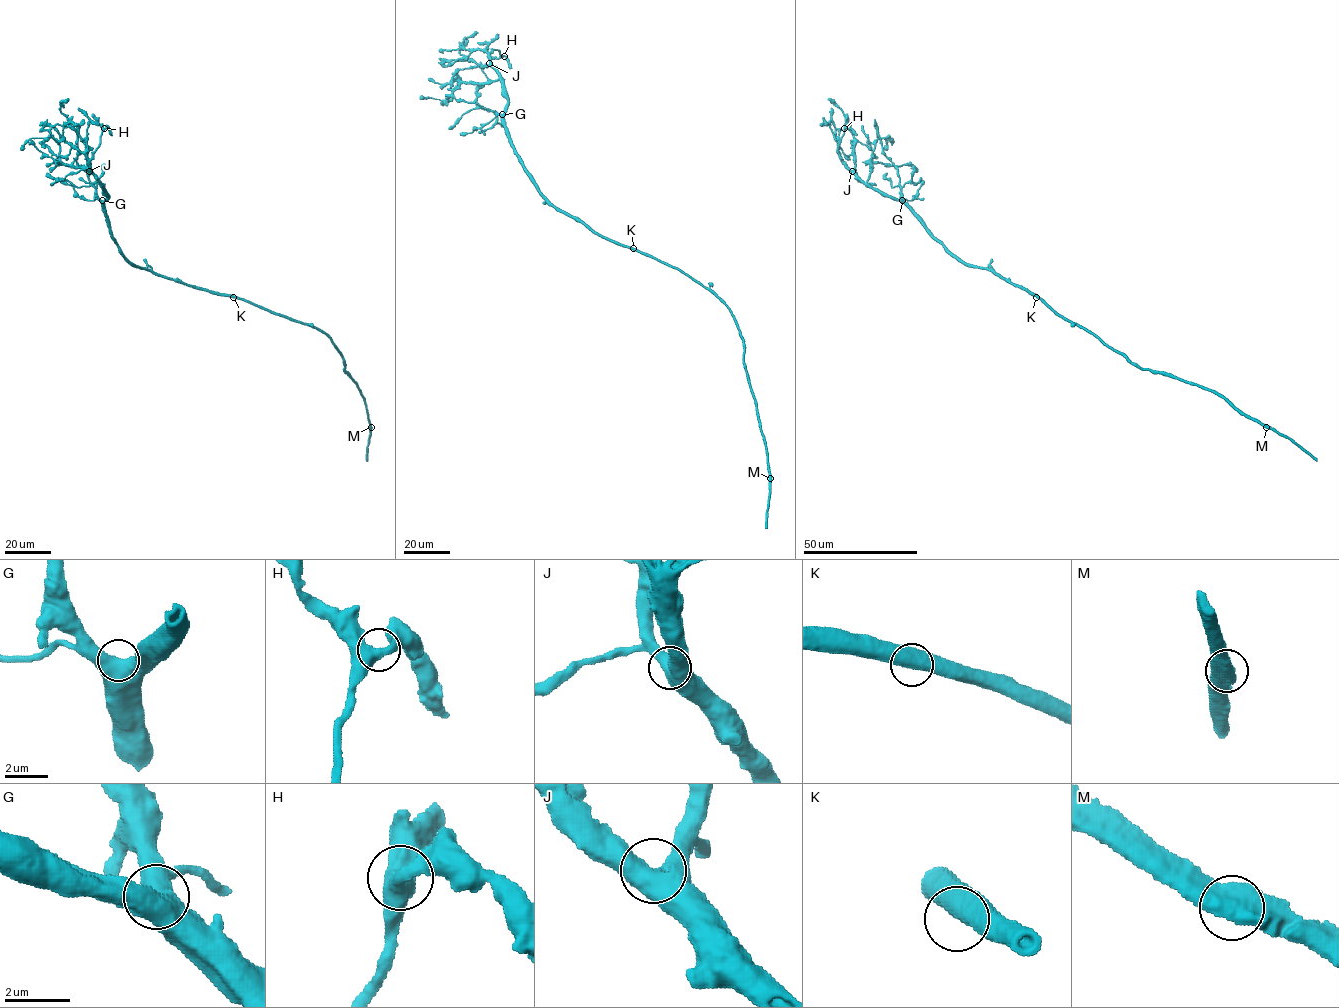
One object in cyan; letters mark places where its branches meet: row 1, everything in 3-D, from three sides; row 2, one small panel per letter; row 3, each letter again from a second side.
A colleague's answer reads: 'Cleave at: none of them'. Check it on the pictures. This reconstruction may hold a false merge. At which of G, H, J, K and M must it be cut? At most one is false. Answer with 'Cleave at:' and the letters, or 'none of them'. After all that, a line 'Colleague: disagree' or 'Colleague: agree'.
Cleave at: none of them
Colleague: agree

